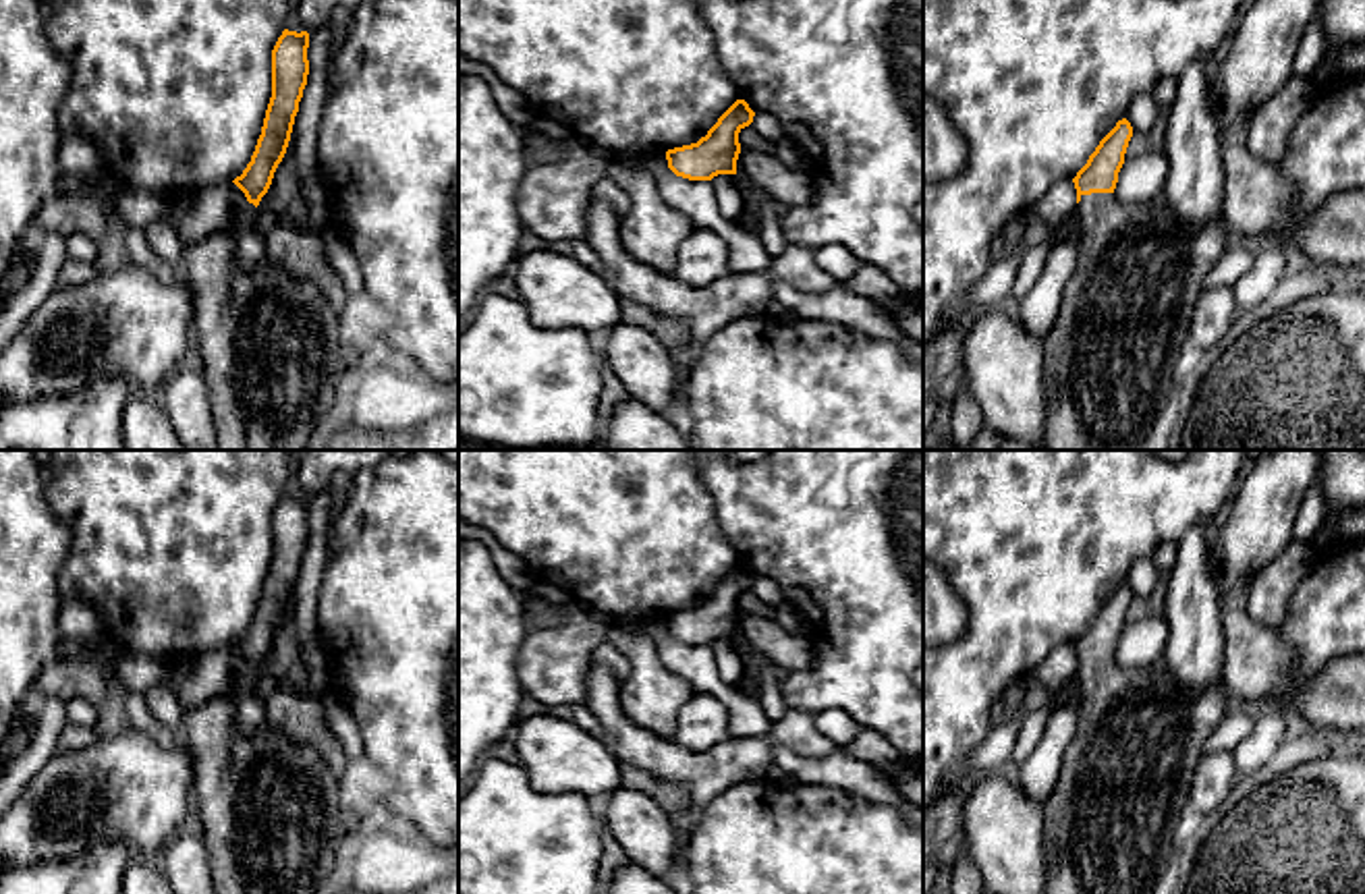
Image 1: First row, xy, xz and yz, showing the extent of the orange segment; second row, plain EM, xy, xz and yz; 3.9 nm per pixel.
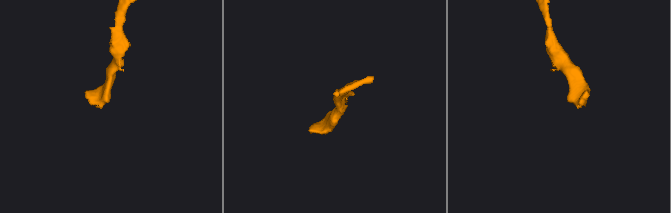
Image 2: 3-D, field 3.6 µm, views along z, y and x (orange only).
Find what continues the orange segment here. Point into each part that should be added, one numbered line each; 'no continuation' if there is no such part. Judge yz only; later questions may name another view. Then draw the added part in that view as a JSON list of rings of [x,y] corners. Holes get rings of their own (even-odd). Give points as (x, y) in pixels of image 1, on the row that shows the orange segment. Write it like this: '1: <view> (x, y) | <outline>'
1: yz (1110, 357) | [[[1114,193],[1081,195],[1072,228],[1079,232],[1077,270],[1064,288],[1054,326],[1041,338],[1048,394],[1041,450],[1135,450],[1151,431],[1174,390],[1176,363],[1205,278],[1230,247],[1224,220],[1195,230],[1164,199],[1120,203]]]

